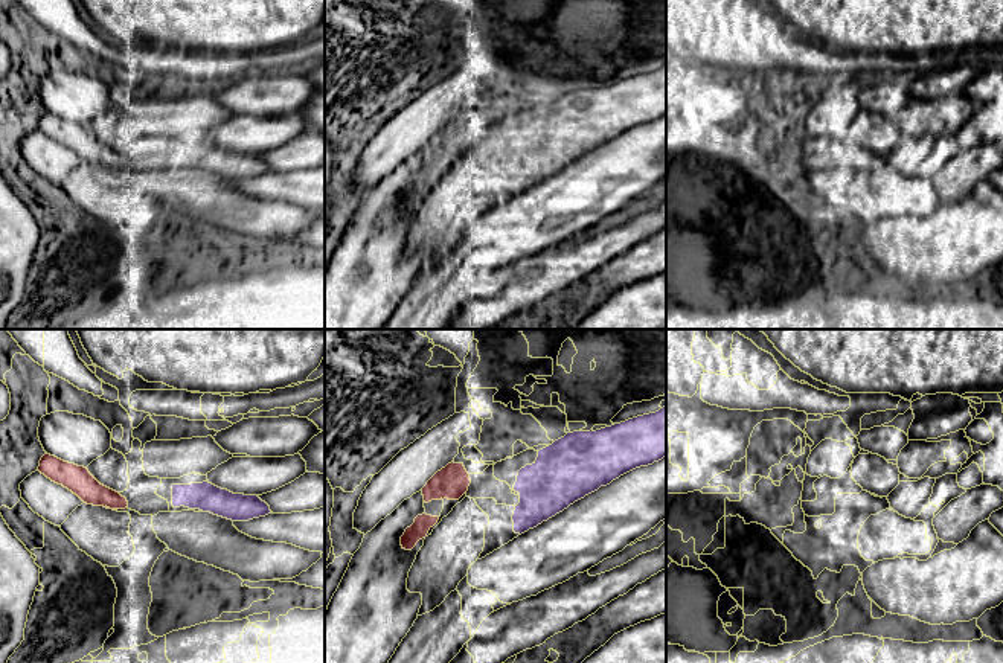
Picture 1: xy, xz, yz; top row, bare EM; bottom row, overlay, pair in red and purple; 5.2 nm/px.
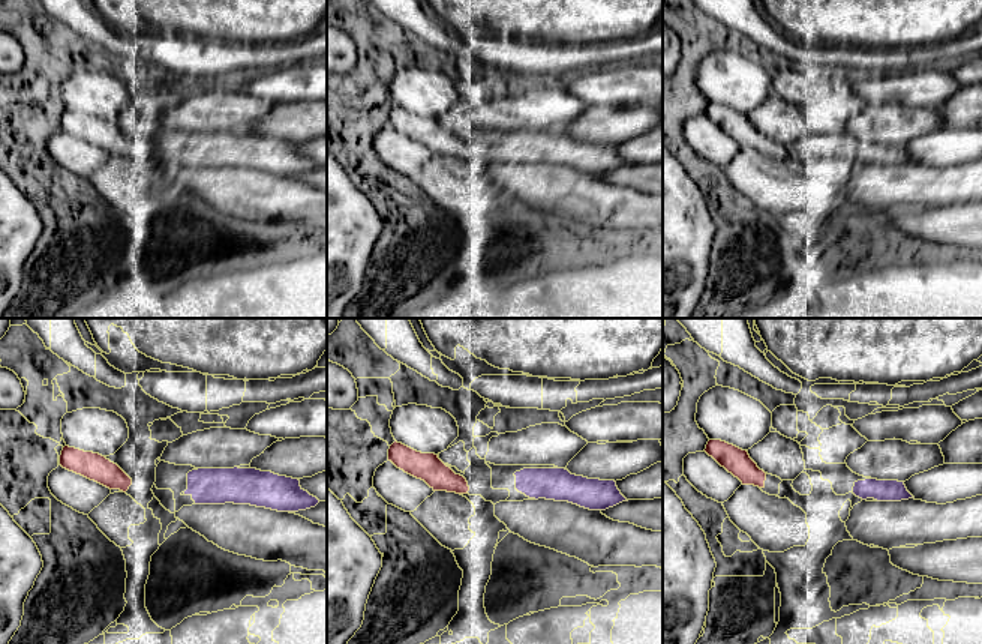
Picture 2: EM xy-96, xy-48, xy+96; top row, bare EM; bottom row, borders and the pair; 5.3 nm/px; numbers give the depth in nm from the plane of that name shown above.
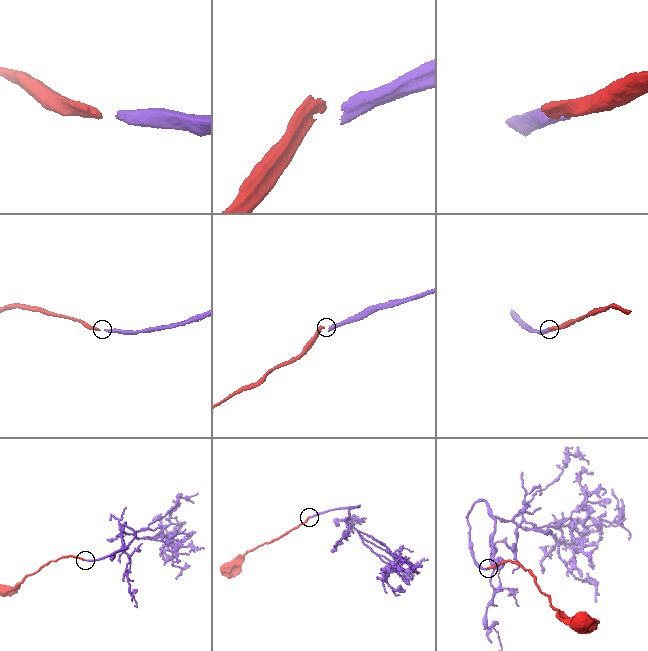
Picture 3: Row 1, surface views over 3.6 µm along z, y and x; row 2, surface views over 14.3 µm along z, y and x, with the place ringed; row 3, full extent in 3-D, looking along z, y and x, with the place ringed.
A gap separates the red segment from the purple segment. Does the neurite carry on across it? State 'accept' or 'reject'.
accept

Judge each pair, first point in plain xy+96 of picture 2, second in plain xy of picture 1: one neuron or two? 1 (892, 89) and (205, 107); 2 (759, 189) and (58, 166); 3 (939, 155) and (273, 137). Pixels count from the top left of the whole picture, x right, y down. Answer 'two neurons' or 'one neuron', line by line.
1: two neurons
2: two neurons
3: two neurons

